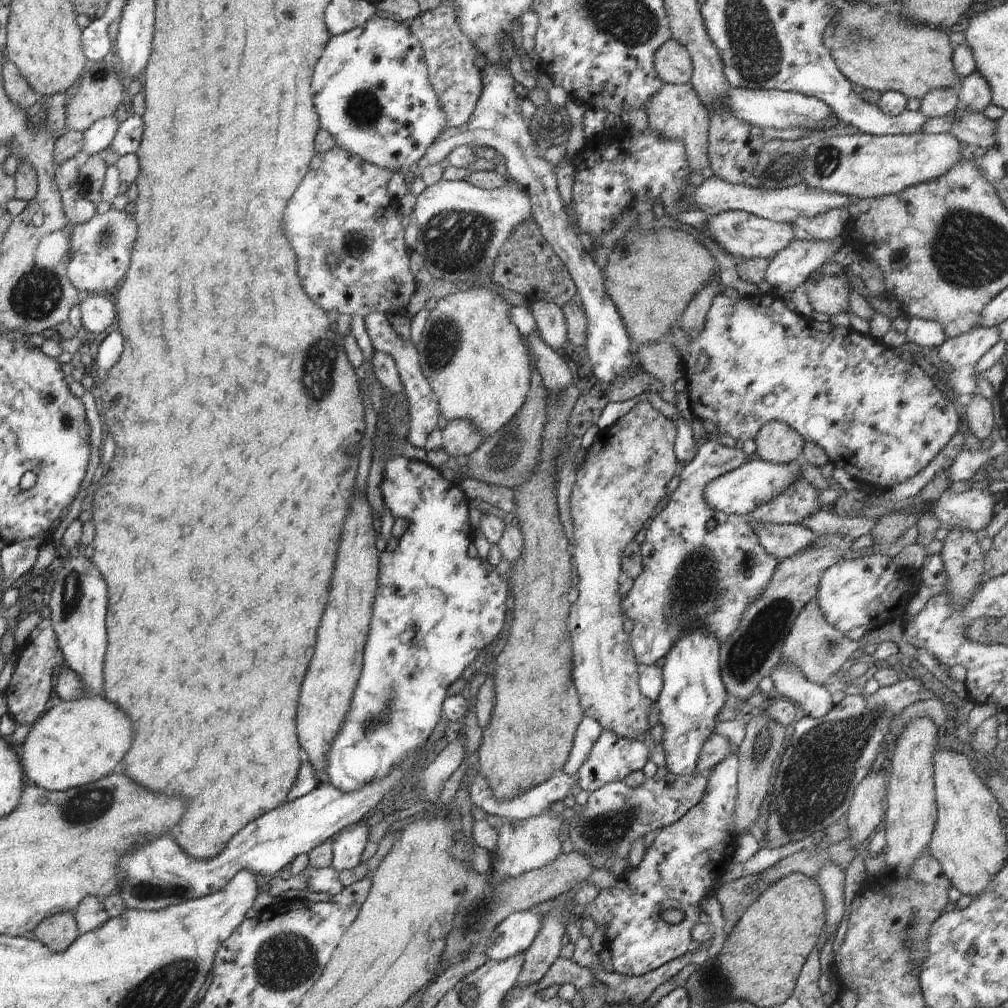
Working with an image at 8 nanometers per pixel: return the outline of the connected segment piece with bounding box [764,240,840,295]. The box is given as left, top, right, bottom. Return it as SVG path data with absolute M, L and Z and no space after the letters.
M794 240L785 250L769 260L764 281L783 295L789 295L809 275L816 273L840 250L833 242Z

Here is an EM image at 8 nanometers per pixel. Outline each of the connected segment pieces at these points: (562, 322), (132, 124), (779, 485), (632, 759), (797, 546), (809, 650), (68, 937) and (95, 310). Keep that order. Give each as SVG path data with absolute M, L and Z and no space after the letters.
M546 300L529 302L541 340L554 351L560 351L568 341L567 323L562 310L556 304Z
M136 114L123 116L116 137L107 147L107 152L120 155L120 157L135 154L142 140L142 128L144 124L140 116Z
M755 455L750 457L749 460L743 463L739 468L712 480L704 488L704 501L708 504L709 508L722 512L723 514L745 516L758 506L768 503L773 497L780 495L795 479L801 476L800 470L798 472L799 473L794 474L794 472L790 470L790 465L770 463Z
M604 728L602 730L600 737L594 744L594 748L590 750L588 758L586 758L586 761L580 766L576 774L580 788L589 794L599 790L606 784L624 781L626 776L641 771L649 761L649 751L643 741L623 738Z
M766 524L754 528L760 547L775 560L782 561L817 542L818 534L801 525Z
M815 598L800 612L782 650L782 663L793 665L809 682L824 686L844 663L859 654L860 644L831 626L821 614Z
M70 912L44 918L34 931L38 941L54 953L66 951L80 936L75 916Z
M104 293L84 295L79 302L82 325L90 336L106 332L116 322L116 308L112 298Z

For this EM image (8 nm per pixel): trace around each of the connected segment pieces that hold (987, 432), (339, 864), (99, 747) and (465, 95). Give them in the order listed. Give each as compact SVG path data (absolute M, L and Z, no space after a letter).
M976 393L971 396L967 406L965 420L969 430L981 441L990 436L995 436L994 410L990 401Z
M368 825L356 826L350 830L344 829L336 834L332 842L332 865L341 875L347 869L354 869L362 864L360 861L364 847L368 843Z
M81 697L76 701L60 701L32 726L22 744L20 764L25 779L46 791L66 791L111 775L132 742L132 722L104 697Z
M440 5L430 12L421 12L414 20L408 20L410 34L417 37L424 54L428 83L434 90L445 117L444 129L461 128L467 124L483 90L481 70L474 64L476 56L482 52L462 32L456 21L457 16L453 6Z

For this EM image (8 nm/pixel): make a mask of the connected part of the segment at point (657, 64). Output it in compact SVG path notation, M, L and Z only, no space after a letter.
M672 38L656 50L653 66L664 83L687 84L693 74L688 50Z

